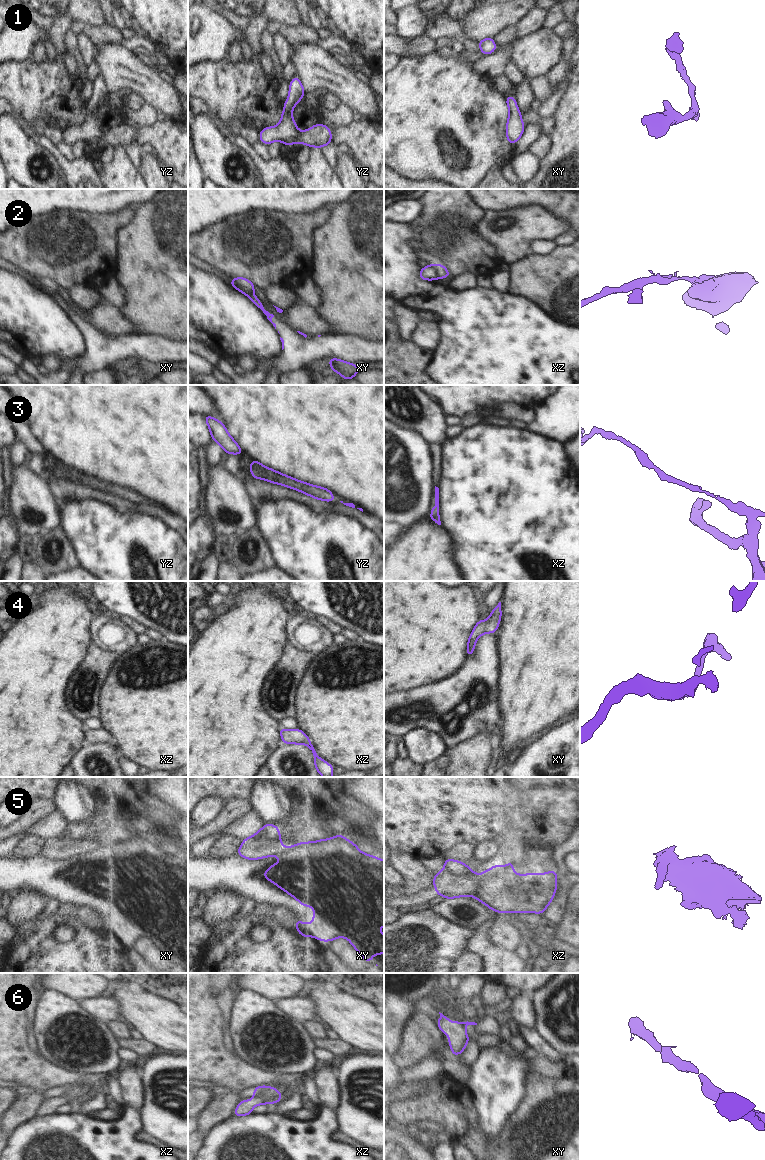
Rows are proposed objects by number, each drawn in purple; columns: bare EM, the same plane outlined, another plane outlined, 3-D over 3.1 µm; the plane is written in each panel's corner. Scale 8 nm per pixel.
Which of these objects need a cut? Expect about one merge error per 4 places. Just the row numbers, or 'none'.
2, 5

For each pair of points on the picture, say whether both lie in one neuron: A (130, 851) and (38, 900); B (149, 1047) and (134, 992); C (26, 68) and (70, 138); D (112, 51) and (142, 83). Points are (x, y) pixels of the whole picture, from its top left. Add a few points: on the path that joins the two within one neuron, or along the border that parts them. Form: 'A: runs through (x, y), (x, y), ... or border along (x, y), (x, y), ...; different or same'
A: border along (21, 891), (36, 891), (47, 900); different
B: border along (143, 1037), (159, 1047); different
C: border along (86, 112), (85, 119), (79, 126), (68, 128); different
D: runs through (118, 59), (134, 75); same

